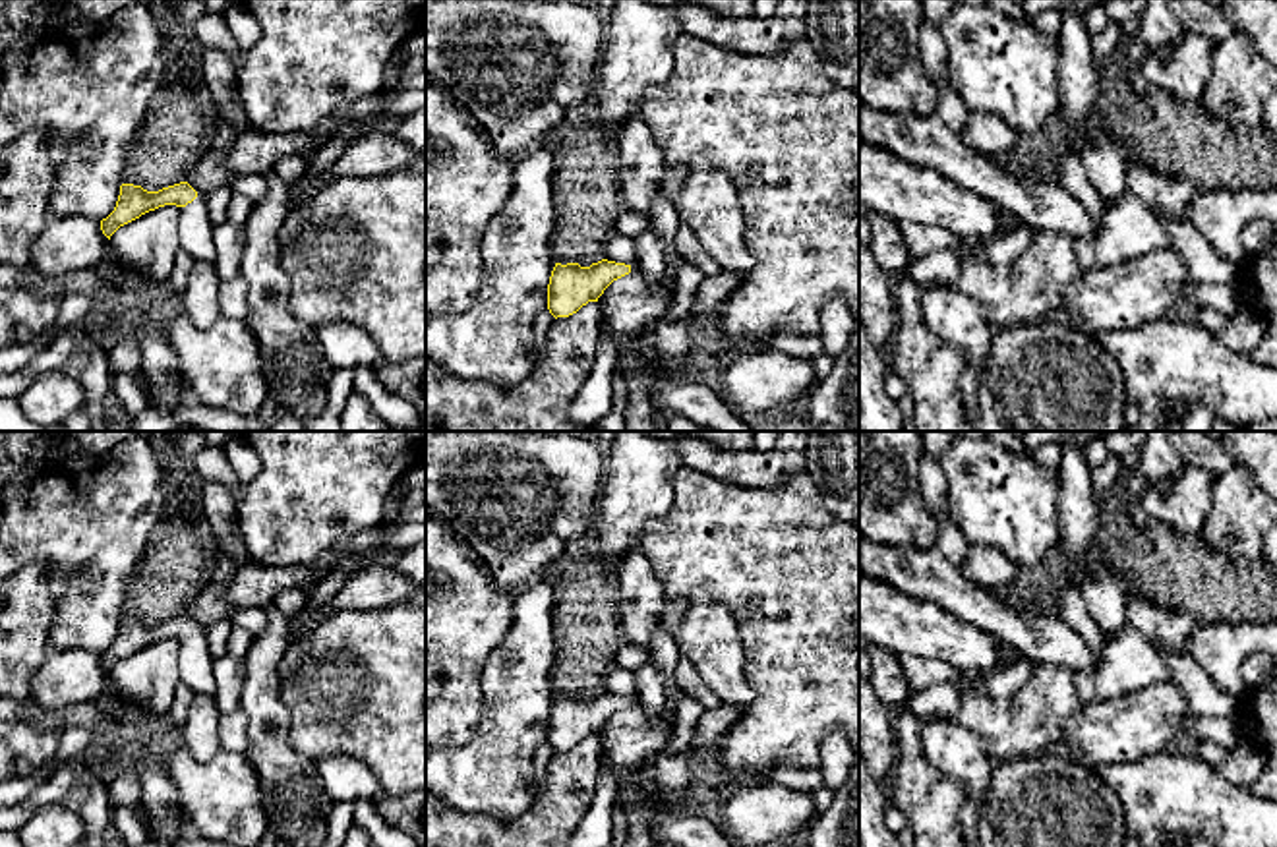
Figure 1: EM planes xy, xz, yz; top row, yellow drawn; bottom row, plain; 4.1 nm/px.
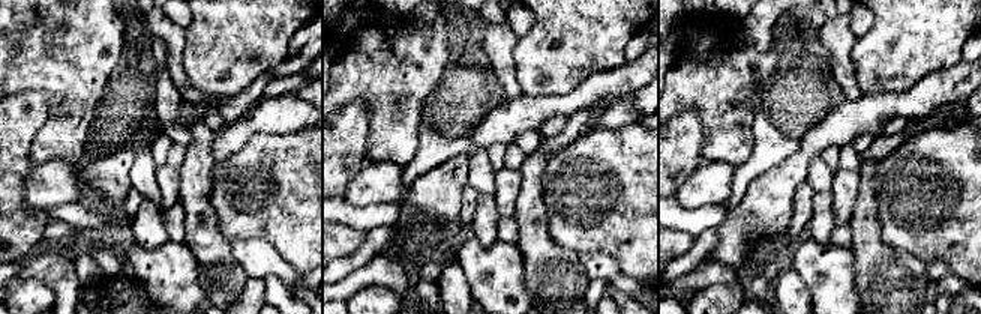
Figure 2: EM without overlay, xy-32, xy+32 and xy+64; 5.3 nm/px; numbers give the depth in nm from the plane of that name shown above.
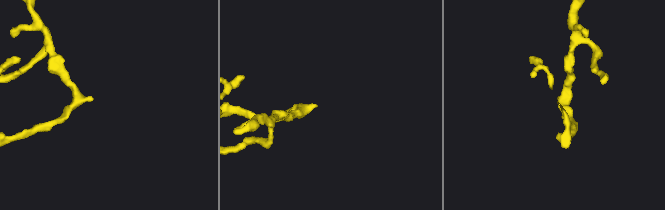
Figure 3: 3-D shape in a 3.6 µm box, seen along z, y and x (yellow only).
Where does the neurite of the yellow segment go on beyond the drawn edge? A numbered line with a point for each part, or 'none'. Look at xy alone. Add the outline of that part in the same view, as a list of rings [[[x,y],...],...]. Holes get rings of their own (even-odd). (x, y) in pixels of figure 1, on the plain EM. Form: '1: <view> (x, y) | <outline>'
1: xy (196, 664) | [[[205,628],[197,630],[180,640],[180,685],[190,686],[195,694],[215,696],[215,675],[213,675],[213,656],[207,648]]]

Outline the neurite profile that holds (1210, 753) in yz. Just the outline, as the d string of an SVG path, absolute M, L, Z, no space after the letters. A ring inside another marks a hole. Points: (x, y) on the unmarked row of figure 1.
M1200 741L1192 756L1211 768L1217 768L1231 756L1232 748L1227 748L1213 741Z

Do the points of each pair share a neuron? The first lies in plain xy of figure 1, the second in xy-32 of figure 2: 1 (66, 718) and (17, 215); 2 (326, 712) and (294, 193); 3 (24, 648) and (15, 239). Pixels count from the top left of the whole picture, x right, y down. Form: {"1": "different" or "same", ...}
{"1": "different", "2": "same", "3": "same"}

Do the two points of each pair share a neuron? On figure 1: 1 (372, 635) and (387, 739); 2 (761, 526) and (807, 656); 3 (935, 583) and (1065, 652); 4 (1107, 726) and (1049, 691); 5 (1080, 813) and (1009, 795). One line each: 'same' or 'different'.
1: same
2: same
3: same
4: different
5: same

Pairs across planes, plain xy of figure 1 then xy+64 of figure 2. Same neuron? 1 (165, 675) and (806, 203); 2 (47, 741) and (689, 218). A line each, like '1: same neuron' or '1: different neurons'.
1: different neurons
2: different neurons

